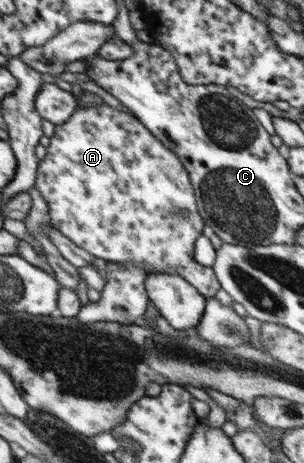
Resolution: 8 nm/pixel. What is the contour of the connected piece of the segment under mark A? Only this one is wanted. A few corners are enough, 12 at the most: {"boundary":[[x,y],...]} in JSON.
{"boundary":[[105,102],[55,125],[35,186],[95,257],[180,275],[207,229],[183,160]]}

